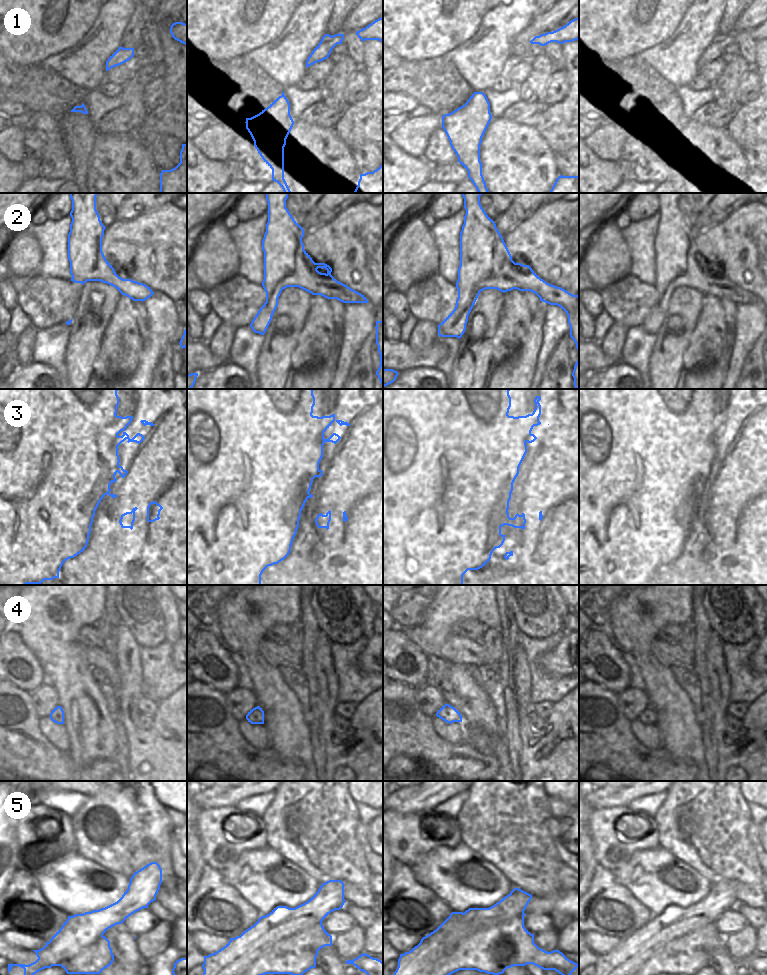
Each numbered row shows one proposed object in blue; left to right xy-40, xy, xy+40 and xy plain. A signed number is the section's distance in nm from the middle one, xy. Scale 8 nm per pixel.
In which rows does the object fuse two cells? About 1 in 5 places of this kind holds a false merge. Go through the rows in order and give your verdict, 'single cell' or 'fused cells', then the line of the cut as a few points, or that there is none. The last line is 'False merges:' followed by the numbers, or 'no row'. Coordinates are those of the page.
1: single cell | no cut
2: single cell | no cut
3: fused cells | xy-40 (117, 435), (115, 439), (115, 449), (117, 452)
4: single cell | no cut
5: fused cells | xy+40 (523, 915), (462, 937), (430, 965), (431, 974)
False merges: 3, 5

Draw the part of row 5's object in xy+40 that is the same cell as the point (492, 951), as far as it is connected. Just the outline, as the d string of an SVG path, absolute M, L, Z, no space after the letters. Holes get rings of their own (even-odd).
M517 916L495 928L479 930L454 945L454 949L430 965L432 975L451 975L459 970L477 970L487 974L503 974L507 968L533 964L543 970L555 970L561 975L571 975L578 964L569 960L559 950L547 952L534 943L534 934L524 927L524 916Z

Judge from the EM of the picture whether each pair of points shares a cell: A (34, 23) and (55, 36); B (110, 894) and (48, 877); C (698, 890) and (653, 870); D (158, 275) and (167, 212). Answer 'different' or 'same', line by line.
A: same
B: same
C: same
D: same

